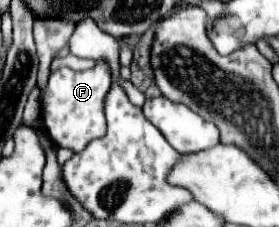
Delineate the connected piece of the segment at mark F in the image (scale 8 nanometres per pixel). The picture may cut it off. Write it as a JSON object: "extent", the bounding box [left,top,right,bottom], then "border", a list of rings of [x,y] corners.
{"extent":[42,57,110,153],"border":[[[102,57],[92,69],[74,71],[70,67],[60,67],[52,71],[50,81],[42,93],[42,129],[54,139],[58,147],[68,147],[74,153],[82,151],[92,139],[98,139],[106,133],[104,119],[104,95],[110,89],[110,67]]]}

